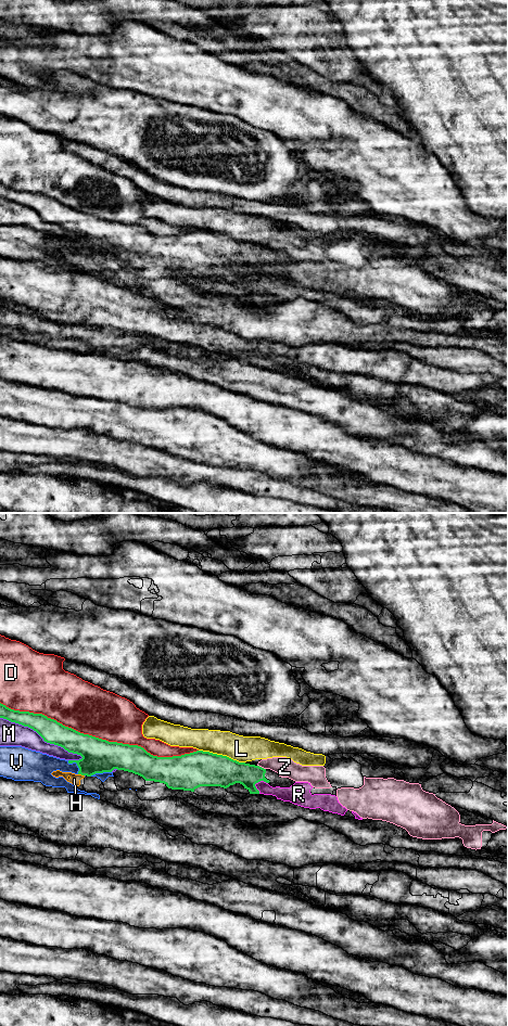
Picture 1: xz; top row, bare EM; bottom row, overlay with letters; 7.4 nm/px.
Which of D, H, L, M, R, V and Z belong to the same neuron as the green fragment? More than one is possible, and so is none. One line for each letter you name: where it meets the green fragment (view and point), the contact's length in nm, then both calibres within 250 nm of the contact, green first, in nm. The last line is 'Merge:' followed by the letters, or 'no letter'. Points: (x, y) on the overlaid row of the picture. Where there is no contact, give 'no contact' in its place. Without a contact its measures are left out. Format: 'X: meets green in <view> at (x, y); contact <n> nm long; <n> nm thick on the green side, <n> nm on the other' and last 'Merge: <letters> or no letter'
H: meets green in xz at (81, 774); contact 50 nm long; 240 nm thick on the green side, 80 nm on the other
Merge: H

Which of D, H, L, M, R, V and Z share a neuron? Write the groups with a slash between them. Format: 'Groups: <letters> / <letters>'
Groups: D / H / L R Z / M / V

